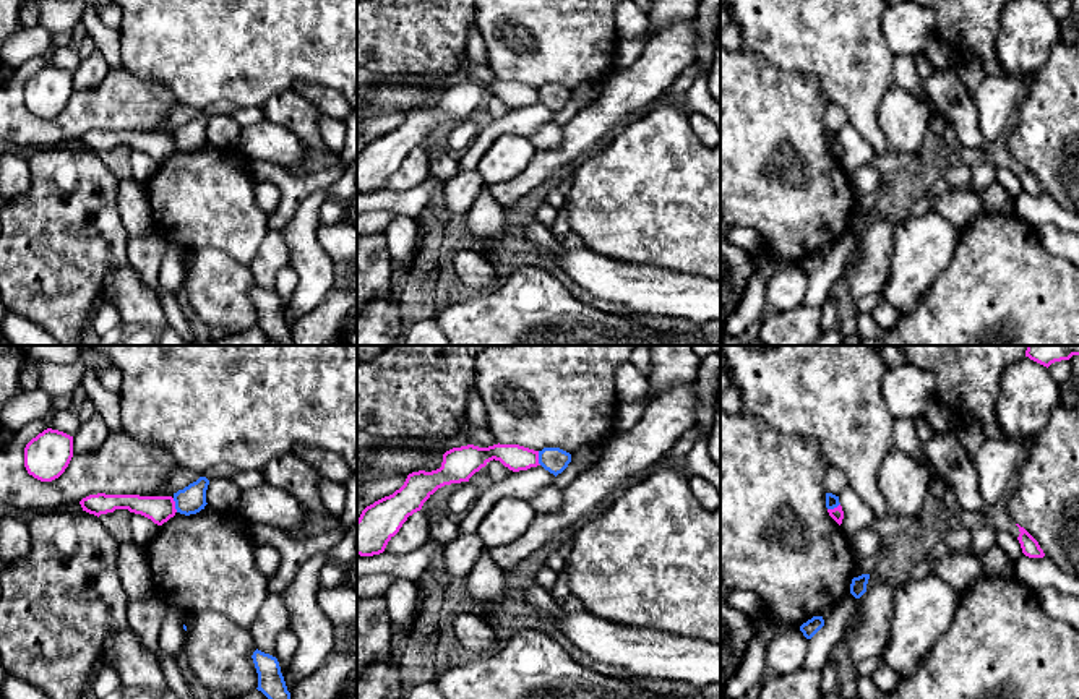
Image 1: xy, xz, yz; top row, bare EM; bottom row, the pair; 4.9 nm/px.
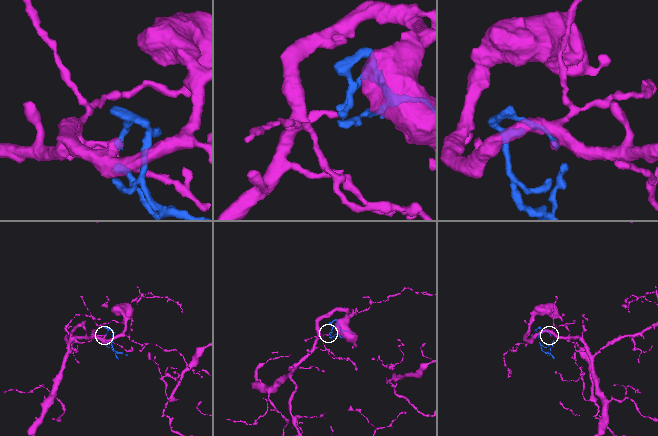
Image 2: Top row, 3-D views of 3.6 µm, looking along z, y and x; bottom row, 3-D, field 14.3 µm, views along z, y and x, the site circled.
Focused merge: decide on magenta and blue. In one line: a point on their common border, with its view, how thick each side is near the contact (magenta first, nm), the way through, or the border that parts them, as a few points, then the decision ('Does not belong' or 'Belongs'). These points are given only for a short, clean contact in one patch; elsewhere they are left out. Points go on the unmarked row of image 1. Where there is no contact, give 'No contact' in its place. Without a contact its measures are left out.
Touches magenta at xy (174, 141). Thickness 140 nm (magenta) against 140 nm. Boundary: xy (172, 135), (177, 148). Does not belong

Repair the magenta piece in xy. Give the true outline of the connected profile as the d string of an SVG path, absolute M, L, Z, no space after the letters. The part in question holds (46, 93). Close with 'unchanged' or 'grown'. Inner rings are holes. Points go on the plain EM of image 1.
M47 65L24 84L24 104L41 118L58 115L73 94L73 73Z | unchanged

